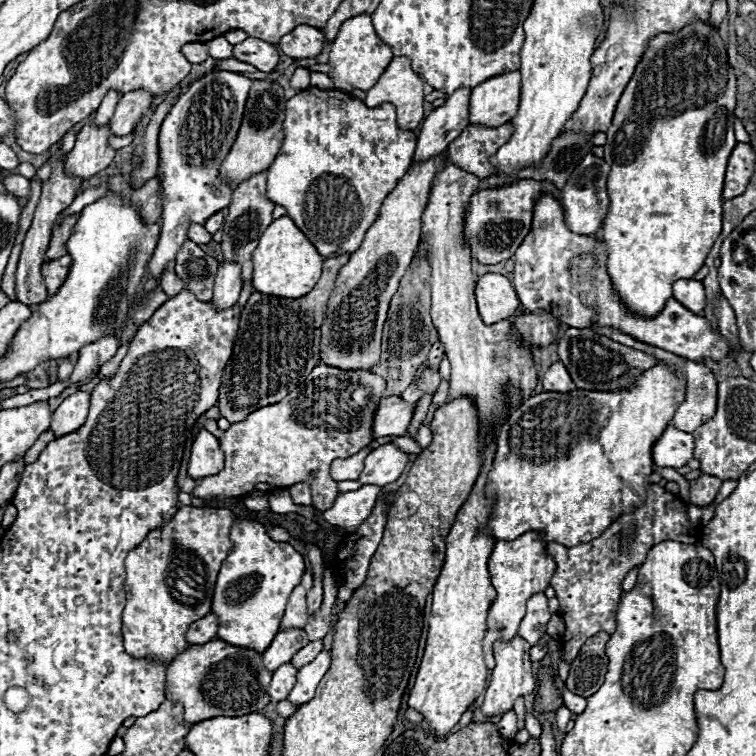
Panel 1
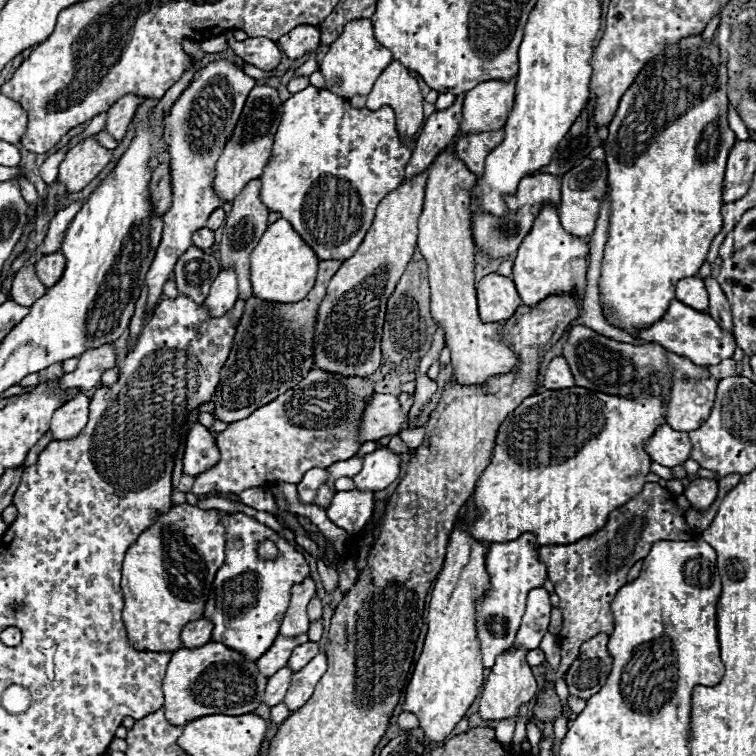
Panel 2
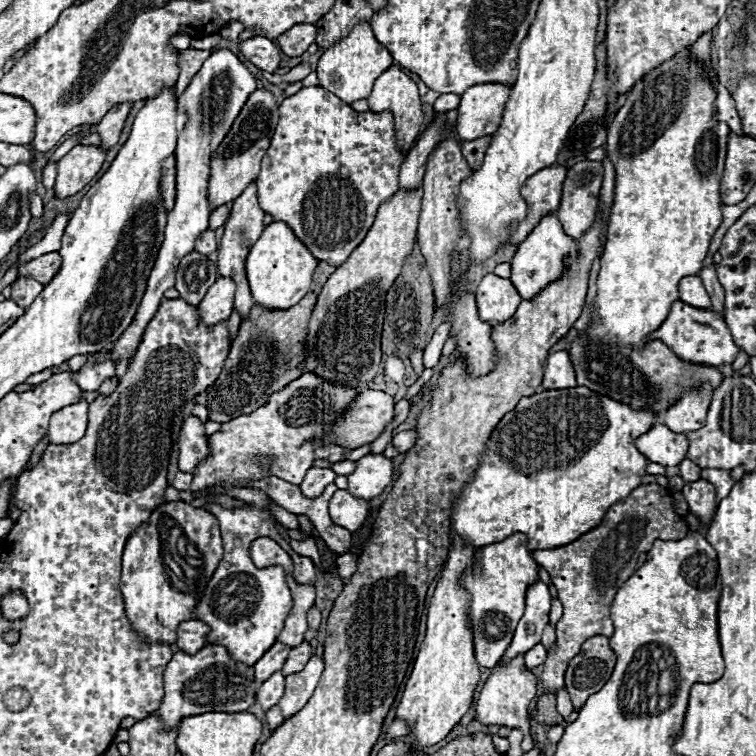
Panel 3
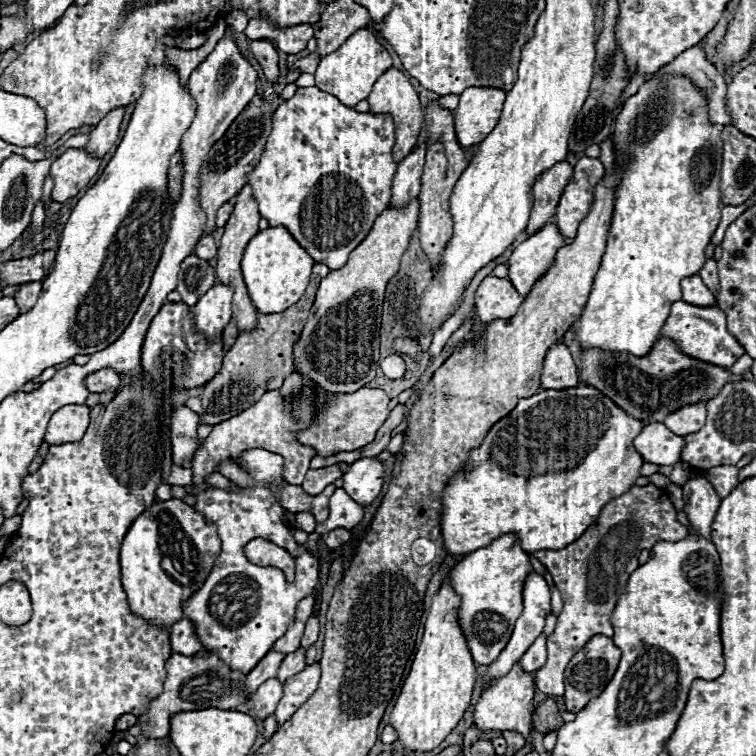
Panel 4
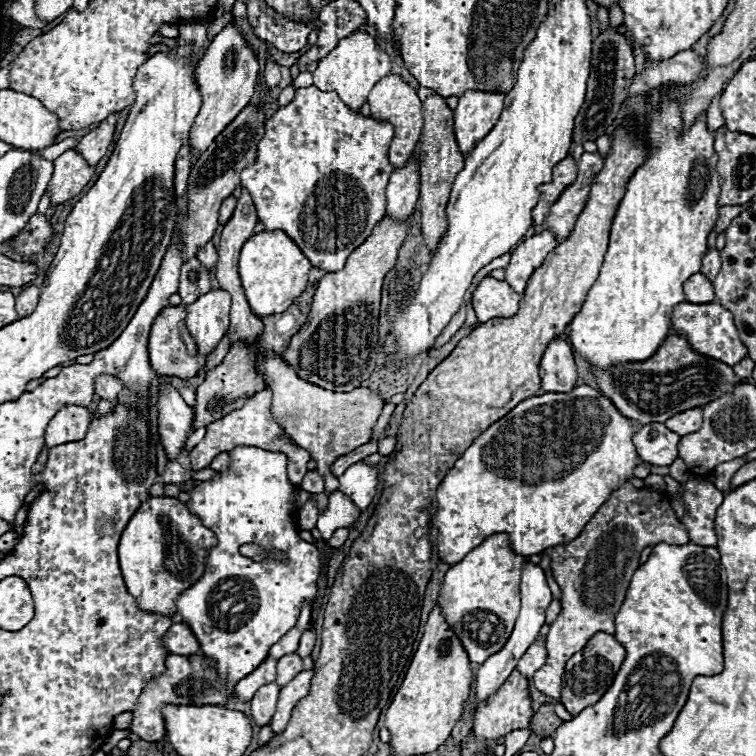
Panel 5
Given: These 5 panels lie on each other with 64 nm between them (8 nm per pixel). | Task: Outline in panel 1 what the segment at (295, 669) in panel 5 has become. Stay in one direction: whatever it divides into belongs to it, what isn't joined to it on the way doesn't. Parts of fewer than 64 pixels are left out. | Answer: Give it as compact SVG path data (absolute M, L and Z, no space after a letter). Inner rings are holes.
M314 640L314 642L308 642L300 652L296 652L296 656L292 658L292 664L296 664L296 668L302 668L304 664L310 664L318 652L322 650L322 640Z

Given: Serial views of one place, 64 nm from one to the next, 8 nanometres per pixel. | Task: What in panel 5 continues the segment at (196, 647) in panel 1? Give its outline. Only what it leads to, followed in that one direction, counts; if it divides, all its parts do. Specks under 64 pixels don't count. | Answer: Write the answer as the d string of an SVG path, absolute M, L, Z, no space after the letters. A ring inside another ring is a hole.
M202 652L194 654L194 656L176 656L170 654L166 658L166 672L162 676L158 676L156 680L152 680L152 684L148 684L148 688L142 692L132 720L130 730L134 734L138 734L142 740L146 742L156 742L160 738L164 738L166 728L164 728L164 716L162 716L162 706L166 704L176 704L176 706L226 706L230 700L234 700L234 694L224 694L220 692L220 686L224 686L224 682L218 676L218 670L214 666L214 662L210 658L206 658Z

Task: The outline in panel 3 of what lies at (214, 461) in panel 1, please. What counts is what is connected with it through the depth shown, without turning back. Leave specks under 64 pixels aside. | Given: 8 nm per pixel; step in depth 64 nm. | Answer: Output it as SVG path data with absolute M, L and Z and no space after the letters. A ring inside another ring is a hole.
M190 416L184 420L180 430L180 456L178 466L182 472L194 474L198 464L212 456L208 446L208 436L204 434L204 422L196 416Z

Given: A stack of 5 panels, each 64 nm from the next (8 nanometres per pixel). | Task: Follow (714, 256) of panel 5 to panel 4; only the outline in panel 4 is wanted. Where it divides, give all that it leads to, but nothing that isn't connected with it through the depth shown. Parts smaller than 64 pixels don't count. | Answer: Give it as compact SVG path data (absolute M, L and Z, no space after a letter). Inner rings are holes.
M706 260L704 268L698 272L700 278L704 280L704 284L708 286L708 290L714 294L714 298L718 298L720 294L720 284L718 284L718 268L716 268L716 260Z

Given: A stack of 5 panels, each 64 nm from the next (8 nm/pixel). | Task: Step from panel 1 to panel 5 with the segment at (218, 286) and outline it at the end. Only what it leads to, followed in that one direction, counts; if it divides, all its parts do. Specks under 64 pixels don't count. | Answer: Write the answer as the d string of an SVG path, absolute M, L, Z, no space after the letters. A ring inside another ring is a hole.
M210 290L186 306L186 324L198 344L198 352L212 352L226 334L230 326L230 304L232 298L226 290Z

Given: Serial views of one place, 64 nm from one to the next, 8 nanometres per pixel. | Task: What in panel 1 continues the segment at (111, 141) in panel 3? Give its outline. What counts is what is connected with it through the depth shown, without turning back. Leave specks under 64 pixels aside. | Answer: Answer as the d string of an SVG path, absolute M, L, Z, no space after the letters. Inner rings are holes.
M142 88L123 94L110 120L113 135L125 136L130 134L140 124L140 120L148 114L152 100L154 100L154 96Z

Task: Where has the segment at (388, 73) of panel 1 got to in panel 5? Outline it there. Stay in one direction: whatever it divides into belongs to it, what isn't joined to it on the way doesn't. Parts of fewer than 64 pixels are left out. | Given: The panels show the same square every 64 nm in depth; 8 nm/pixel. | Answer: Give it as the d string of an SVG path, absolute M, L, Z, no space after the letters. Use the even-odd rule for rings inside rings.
M388 74L384 76L370 92L368 96L368 104L370 104L370 116L376 120L388 120L394 124L394 140L390 144L390 164L394 168L402 168L408 158L412 156L418 138L420 138L420 130L422 130L422 102L416 94L416 90L412 86L408 86L400 74Z

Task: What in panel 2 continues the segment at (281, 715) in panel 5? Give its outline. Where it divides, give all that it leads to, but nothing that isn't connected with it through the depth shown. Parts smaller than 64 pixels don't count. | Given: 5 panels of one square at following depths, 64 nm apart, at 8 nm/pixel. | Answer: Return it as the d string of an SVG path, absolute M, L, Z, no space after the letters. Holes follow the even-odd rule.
M318 654L300 672L292 674L292 688L288 688L288 694L284 698L284 704L288 704L292 712L302 708L312 698L314 686L326 672L326 666L328 666L326 654Z

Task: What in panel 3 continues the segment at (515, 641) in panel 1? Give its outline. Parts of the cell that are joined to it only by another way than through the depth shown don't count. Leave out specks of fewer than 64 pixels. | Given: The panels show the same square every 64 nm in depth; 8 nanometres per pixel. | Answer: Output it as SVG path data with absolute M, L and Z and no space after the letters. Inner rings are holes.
M518 654L510 662L498 662L498 666L492 668L492 674L488 676L478 704L476 704L476 720L482 722L484 726L508 726L508 728L520 728L524 732L524 738L521 742L521 748L524 753L534 747L534 741L530 733L530 716L528 713L528 704L536 696L536 676L526 668L524 656Z

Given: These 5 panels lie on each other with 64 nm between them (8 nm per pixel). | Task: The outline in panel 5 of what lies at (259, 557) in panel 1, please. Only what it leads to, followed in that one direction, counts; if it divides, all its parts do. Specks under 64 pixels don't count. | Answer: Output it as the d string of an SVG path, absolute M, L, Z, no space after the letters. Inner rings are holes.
M238 446L228 454L232 460L228 472L220 472L218 478L200 482L196 488L188 492L190 512L196 514L204 522L204 526L208 526L216 534L218 544L210 550L206 574L192 588L188 588L188 592L180 594L176 606L182 622L186 622L194 632L194 636L198 638L204 656L212 656L212 660L216 660L220 676L228 680L226 692L232 692L232 686L244 676L248 676L252 670L256 670L268 656L270 646L276 644L296 624L304 600L315 598L316 583L320 576L320 554L312 544L300 540L298 536L298 526L294 518L296 510L292 506L292 494L296 486L288 482L286 456L282 452L268 452L262 448L248 446ZM250 542L260 544L266 550L282 550L284 554L288 554L288 562L286 564L276 564L274 560L252 562L238 550L242 544Z

